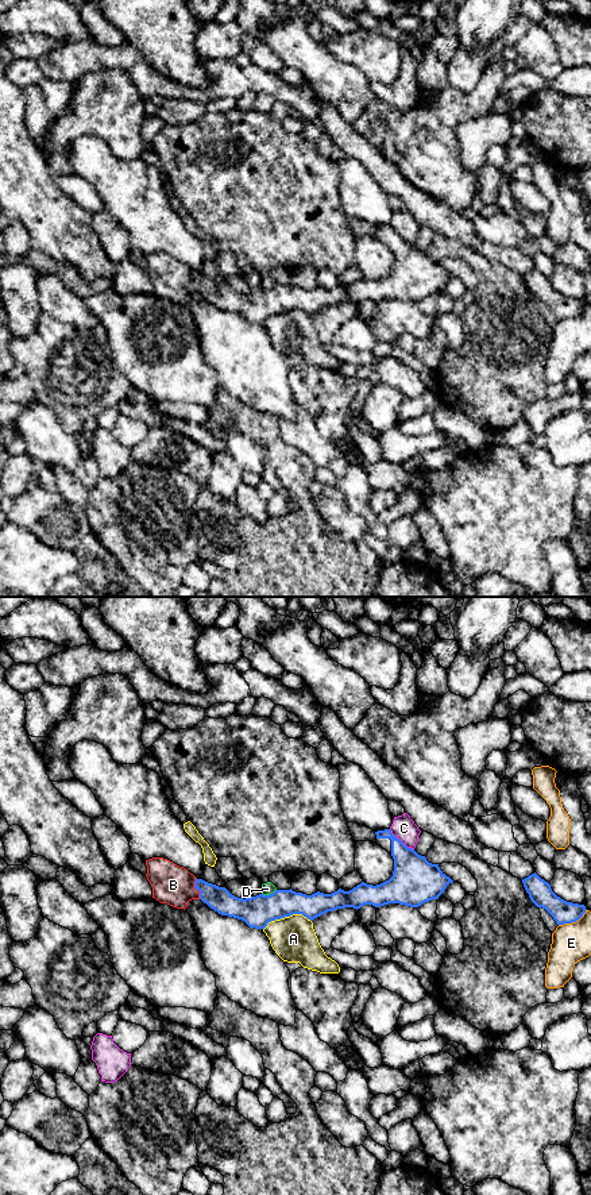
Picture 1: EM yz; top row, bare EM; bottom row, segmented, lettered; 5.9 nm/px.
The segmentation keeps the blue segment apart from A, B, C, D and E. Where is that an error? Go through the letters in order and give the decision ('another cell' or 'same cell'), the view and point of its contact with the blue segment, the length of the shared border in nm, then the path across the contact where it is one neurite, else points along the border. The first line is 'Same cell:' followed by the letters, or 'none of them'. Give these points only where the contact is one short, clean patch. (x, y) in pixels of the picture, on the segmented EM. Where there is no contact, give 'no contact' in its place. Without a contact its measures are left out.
Same cell: B
A: another cell; meets blue in yz at (286, 916); contact 300 nm long; border along yz (311, 920), (301, 914), (290, 914), (271, 920), (263, 929)
B: same cell; meets blue in yz at (196, 889); contact 130 nm long; runs through yz (220, 899), (196, 889), (173, 885)
C: another cell; meets blue in yz at (400, 840); contact 200 nm long; border along yz (389, 829), (413, 850)
D: another cell; meets blue in yz at (270, 894); contact 90 nm long; border along yz (275, 889), (269, 894), (262, 894)
E: another cell; meets blue in yz at (574, 921); contact 190 nm long

